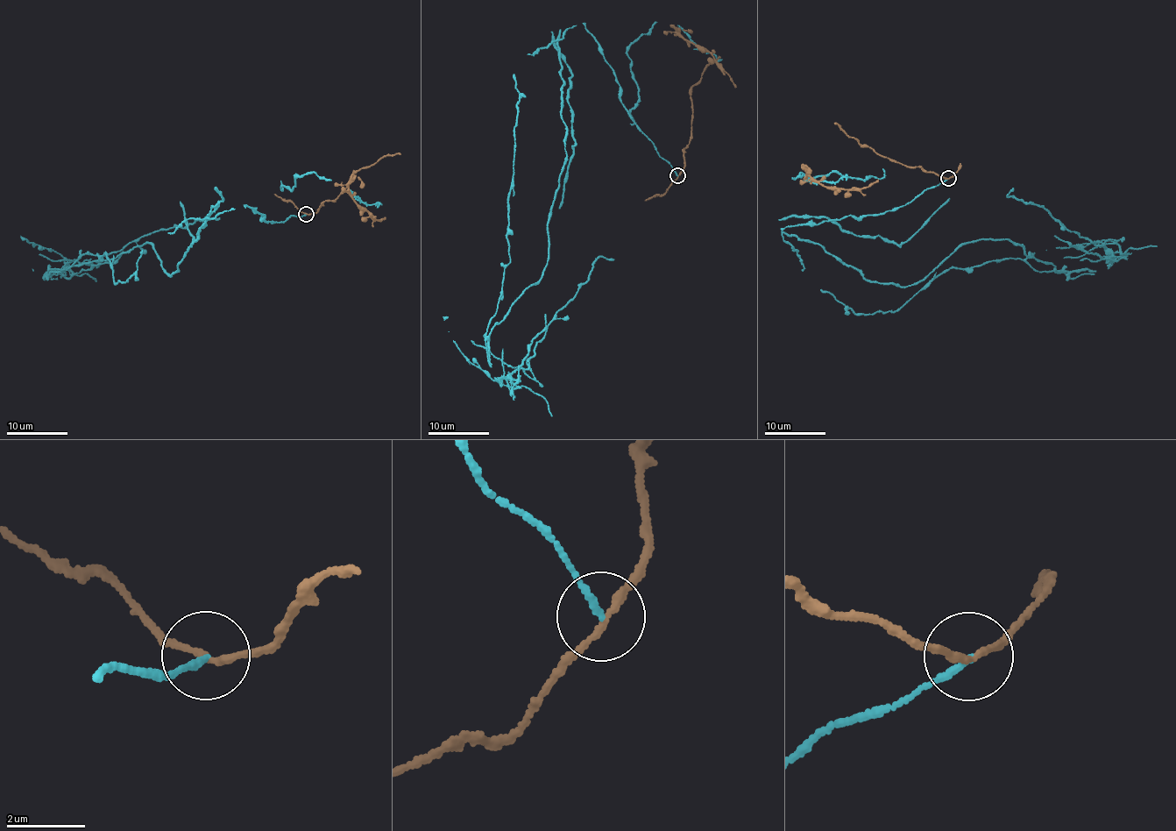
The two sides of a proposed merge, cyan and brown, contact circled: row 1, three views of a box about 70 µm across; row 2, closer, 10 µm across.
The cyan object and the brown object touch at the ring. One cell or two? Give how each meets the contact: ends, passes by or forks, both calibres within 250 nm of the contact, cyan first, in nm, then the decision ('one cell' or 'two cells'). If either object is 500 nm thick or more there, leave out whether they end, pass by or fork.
cyan ends | brown passes by | 160/160 nm | two cells

